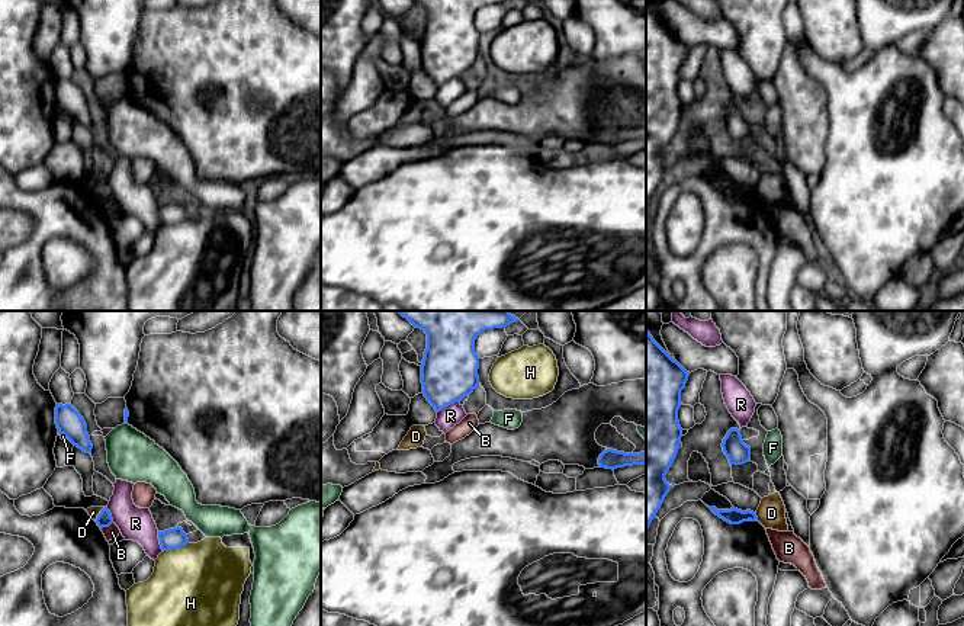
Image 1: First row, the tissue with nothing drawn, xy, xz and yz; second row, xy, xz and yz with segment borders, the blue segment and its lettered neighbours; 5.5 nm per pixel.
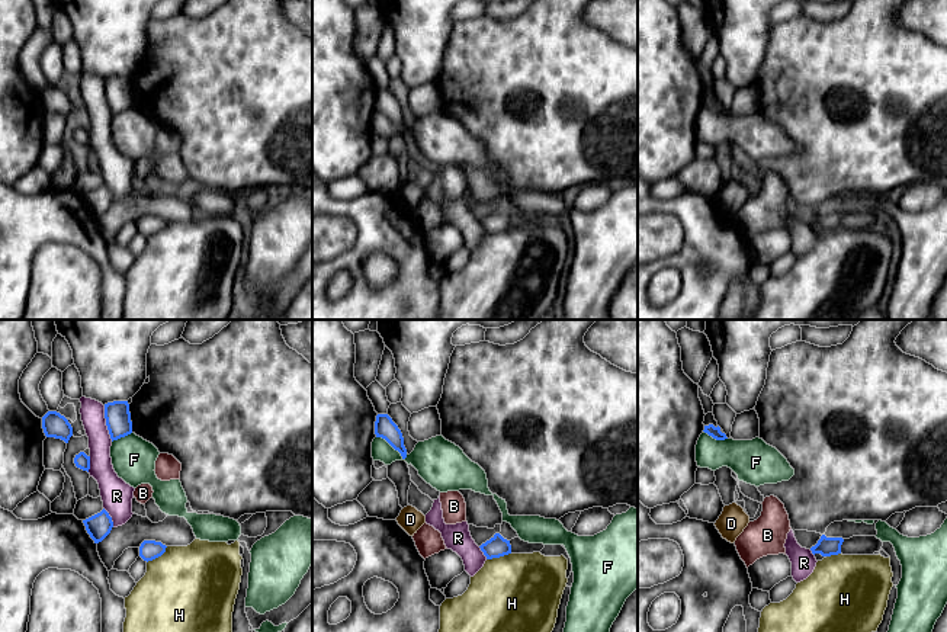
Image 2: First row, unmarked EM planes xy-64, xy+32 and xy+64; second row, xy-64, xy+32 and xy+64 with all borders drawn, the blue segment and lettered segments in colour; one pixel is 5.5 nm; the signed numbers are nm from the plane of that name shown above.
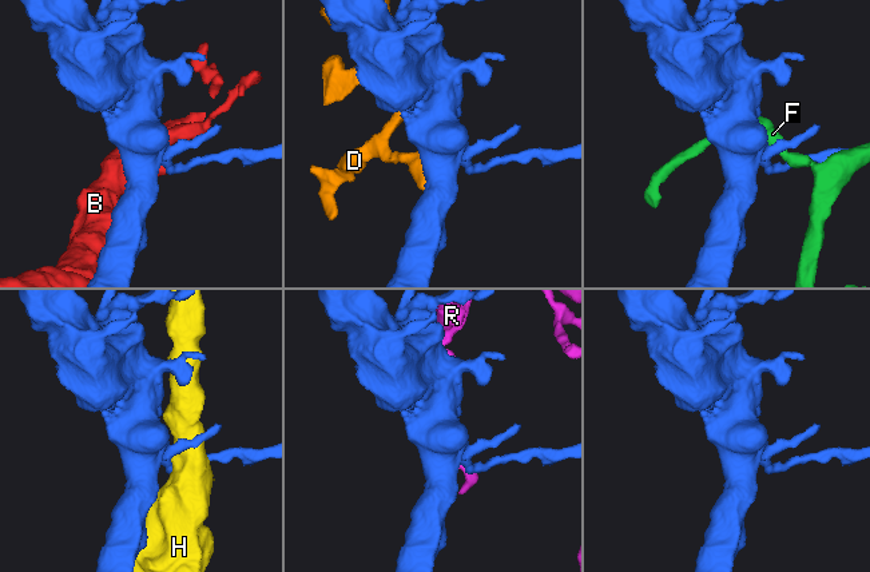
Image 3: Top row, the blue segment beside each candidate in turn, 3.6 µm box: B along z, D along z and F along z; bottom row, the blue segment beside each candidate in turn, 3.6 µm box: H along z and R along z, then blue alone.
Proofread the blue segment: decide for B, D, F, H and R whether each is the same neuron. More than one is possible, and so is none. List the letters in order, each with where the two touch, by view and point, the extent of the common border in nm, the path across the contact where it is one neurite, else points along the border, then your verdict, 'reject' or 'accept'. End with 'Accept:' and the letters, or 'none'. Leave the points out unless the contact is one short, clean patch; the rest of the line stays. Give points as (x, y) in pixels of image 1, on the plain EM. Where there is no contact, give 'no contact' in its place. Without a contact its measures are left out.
B: contact xy (106, 201); length 80 nm; reject
D: contact xy (99, 189); length 100 nm; border xy (105, 182), (95, 195); reject
F: contact xy (63, 108); length 70 nm; reject
H: contact xy (176, 222); length 140 nm; reject
R: contact xz (447, 80); length 140 nm; reject
Accept: none

